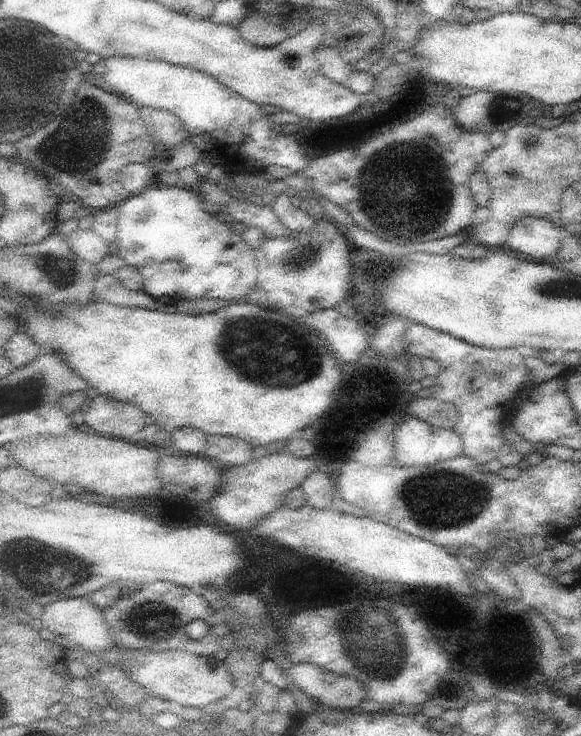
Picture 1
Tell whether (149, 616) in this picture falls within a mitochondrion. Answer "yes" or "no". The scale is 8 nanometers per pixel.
yes

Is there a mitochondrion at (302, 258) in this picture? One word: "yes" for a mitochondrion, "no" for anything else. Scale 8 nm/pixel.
yes

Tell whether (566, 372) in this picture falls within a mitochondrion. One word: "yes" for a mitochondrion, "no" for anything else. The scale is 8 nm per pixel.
no

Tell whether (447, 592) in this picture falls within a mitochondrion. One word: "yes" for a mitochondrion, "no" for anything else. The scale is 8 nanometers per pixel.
no

